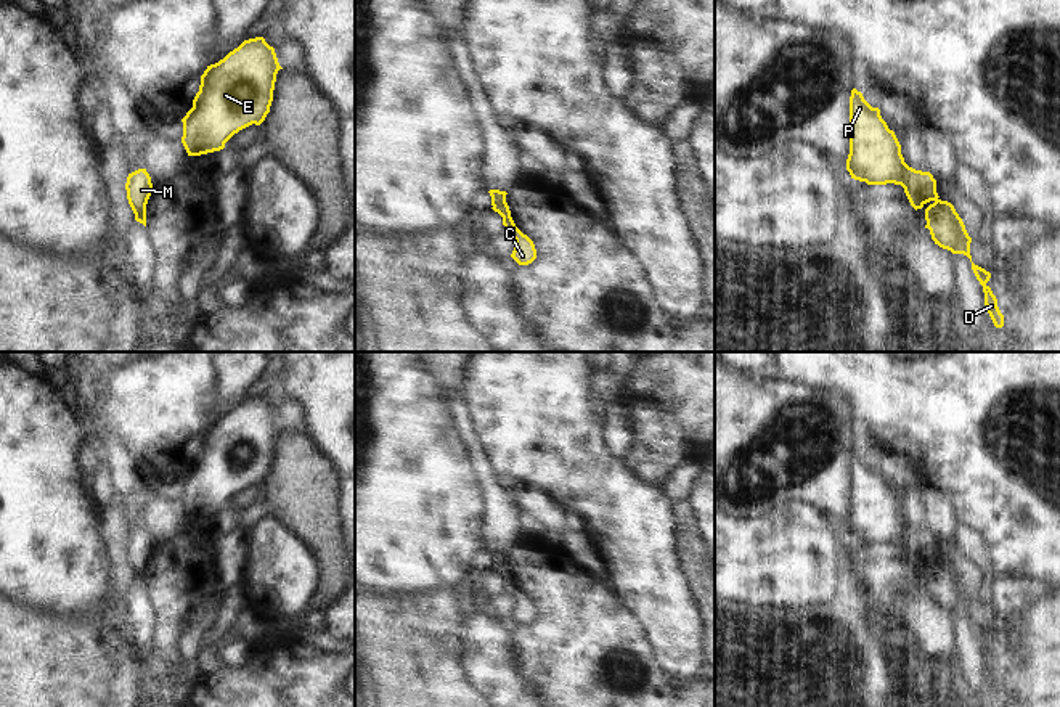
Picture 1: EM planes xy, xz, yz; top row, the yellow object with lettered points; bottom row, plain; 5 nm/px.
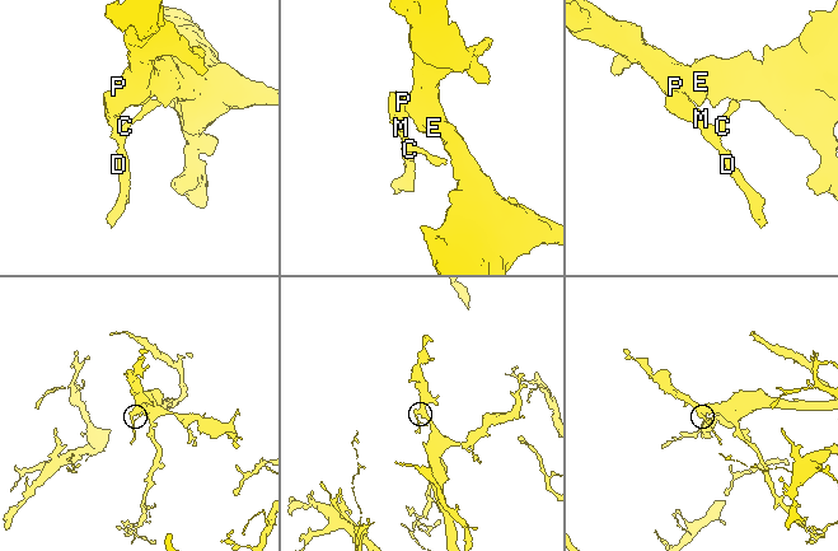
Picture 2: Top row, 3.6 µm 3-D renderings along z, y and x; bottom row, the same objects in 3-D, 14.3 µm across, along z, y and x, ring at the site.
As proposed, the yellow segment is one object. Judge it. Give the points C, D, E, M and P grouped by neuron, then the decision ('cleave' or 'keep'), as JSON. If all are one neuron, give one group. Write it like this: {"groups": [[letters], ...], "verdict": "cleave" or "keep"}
{"groups": [["C", "D"], ["E", "M", "P"]], "verdict": "cleave"}

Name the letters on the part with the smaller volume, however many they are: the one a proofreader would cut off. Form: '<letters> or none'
C, D

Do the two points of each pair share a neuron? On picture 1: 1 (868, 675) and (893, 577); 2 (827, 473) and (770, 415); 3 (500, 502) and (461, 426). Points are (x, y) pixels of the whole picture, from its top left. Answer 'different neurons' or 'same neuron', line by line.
1: different neurons
2: same neuron
3: same neuron

